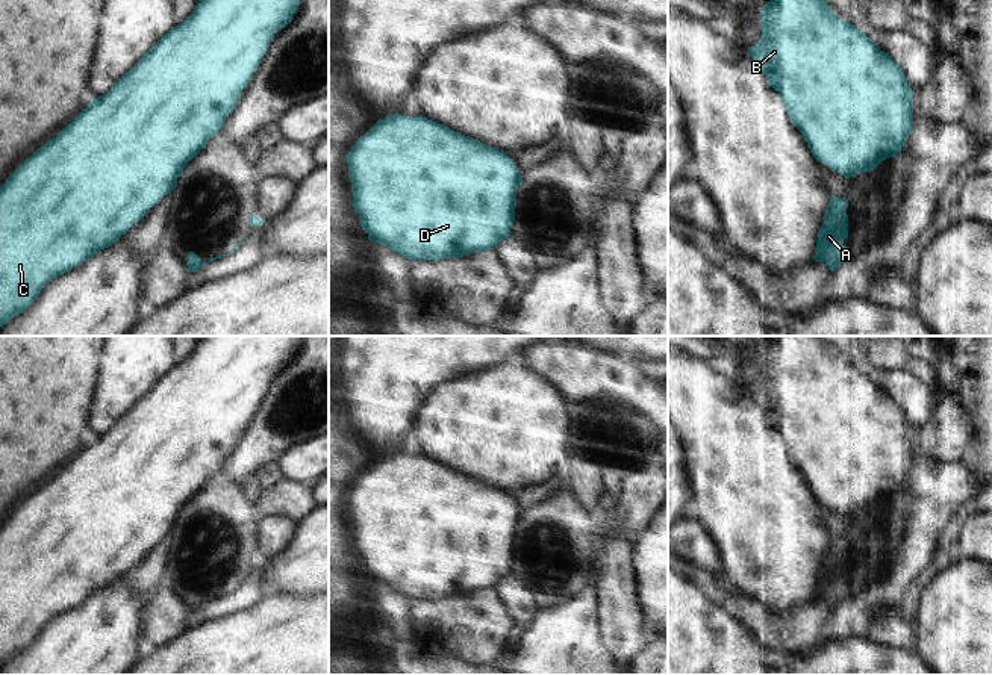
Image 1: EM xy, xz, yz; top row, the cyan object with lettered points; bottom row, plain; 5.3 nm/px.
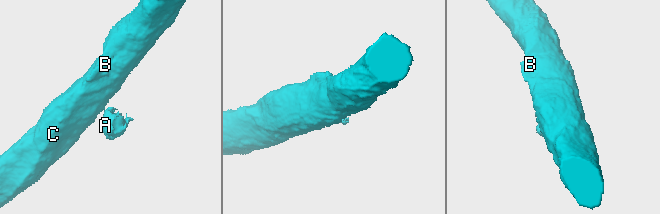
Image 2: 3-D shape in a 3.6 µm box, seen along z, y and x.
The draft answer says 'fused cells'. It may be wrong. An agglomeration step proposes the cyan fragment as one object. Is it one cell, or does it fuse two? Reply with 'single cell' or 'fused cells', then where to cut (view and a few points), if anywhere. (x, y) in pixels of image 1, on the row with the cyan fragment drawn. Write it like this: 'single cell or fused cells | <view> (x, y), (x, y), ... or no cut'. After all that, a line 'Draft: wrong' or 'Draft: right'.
fused cells | xz (520, 174), (517, 185)
Draft: right

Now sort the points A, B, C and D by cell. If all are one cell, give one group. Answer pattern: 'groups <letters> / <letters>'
groups A / B C D

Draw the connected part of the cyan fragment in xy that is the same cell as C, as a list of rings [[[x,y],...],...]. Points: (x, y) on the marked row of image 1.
[[[198,0],[185,21],[6,179],[0,186],[0,328],[29,309],[51,278],[120,241],[173,191],[179,171],[221,130],[273,36],[292,21],[298,5],[300,0]]]

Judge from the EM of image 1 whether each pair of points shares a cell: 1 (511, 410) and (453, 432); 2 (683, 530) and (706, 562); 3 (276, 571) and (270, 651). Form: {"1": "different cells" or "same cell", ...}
{"1": "same cell", "2": "same cell", "3": "different cells"}

